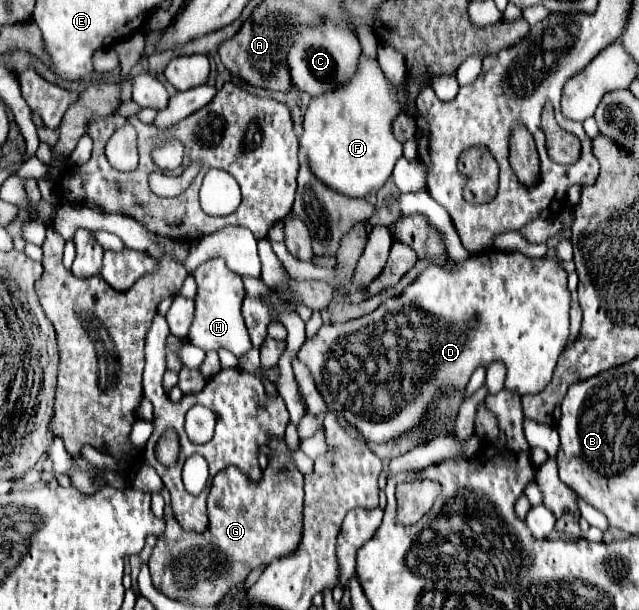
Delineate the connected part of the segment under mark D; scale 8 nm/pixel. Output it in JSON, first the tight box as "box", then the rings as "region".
{"box":[297,247,569,443],"region":[[[495,247],[485,249],[481,253],[475,253],[467,259],[459,259],[455,261],[453,269],[443,269],[441,265],[431,265],[427,267],[411,285],[407,285],[407,289],[399,295],[399,297],[391,297],[387,301],[383,301],[373,313],[357,317],[357,319],[349,319],[343,323],[325,323],[321,325],[321,329],[317,331],[317,335],[309,337],[297,359],[307,365],[307,369],[311,371],[311,377],[315,381],[315,387],[319,389],[321,397],[325,399],[327,407],[337,411],[341,417],[345,417],[353,427],[357,427],[361,431],[361,435],[367,441],[373,443],[389,443],[395,441],[397,437],[417,429],[423,425],[425,415],[429,411],[429,407],[435,403],[435,399],[441,393],[449,393],[455,395],[457,391],[465,389],[471,373],[477,367],[487,367],[493,361],[501,361],[507,369],[507,377],[505,377],[505,389],[509,391],[517,391],[519,395],[525,393],[539,393],[545,389],[545,385],[551,381],[551,373],[555,369],[557,357],[561,355],[561,351],[567,347],[569,341],[569,287],[567,287],[567,271],[561,267],[561,263],[557,261],[557,257],[541,257],[541,259],[531,259],[525,257],[519,251],[499,251]]]}

